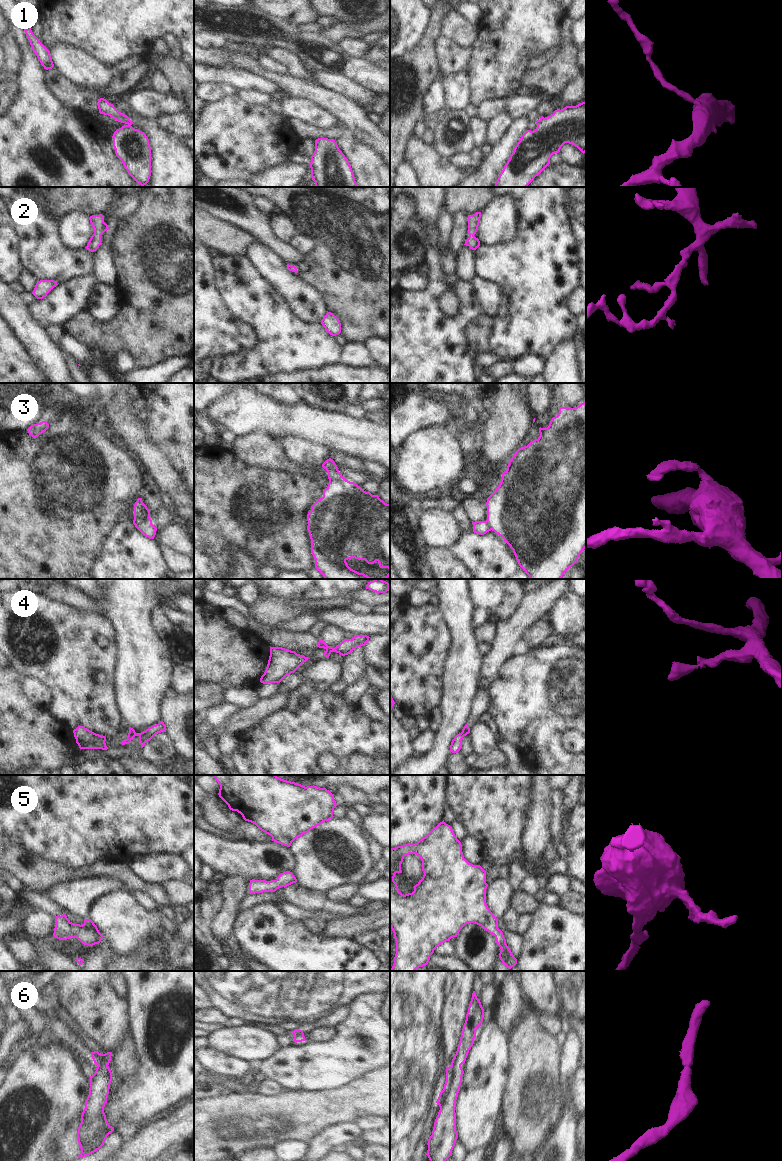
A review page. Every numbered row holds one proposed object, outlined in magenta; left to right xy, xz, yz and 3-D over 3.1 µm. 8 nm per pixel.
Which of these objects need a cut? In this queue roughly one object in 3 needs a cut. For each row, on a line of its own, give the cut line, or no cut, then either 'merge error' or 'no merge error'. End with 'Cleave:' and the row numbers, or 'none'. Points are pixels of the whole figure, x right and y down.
1: xy (128, 124), (130, 125) | merge error
2: no cut | no merge error
3: xy (133, 521), (144, 525), (152, 525) | merge error
4: xy (136, 733), (127, 739) | merge error
5: no cut | no merge error
6: no cut | no merge error
Cleave: 1, 3, 4

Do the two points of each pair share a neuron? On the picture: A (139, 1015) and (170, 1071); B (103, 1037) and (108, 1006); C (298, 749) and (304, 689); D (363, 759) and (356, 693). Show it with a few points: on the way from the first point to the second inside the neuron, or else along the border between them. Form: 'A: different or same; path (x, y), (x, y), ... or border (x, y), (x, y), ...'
A: same; path (143, 1031), (143, 1045), (154, 1063)
B: same; path (103, 1029), (103, 1014)
C: same; path (298, 734), (298, 710), (295, 704)
D: different; border (342, 692), (350, 702), (357, 704)

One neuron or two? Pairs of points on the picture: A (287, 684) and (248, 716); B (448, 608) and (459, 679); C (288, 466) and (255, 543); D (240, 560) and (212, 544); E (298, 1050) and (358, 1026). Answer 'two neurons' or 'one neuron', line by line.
A: two neurons
B: one neuron
C: two neurons
D: one neuron
E: one neuron

